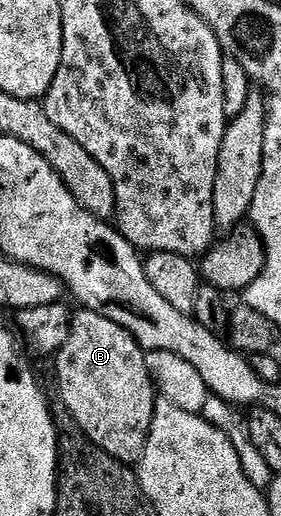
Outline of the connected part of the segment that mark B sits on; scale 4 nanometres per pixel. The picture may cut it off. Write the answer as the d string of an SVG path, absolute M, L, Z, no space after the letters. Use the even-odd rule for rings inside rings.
M81 309L73 316L73 324L67 333L63 349L55 356L57 362L57 383L61 386L61 399L64 410L69 412L77 425L77 430L85 434L92 443L112 459L126 465L136 464L147 445L151 433L151 421L159 395L154 388L153 379L149 376L146 352L115 321L103 317L98 311Z

